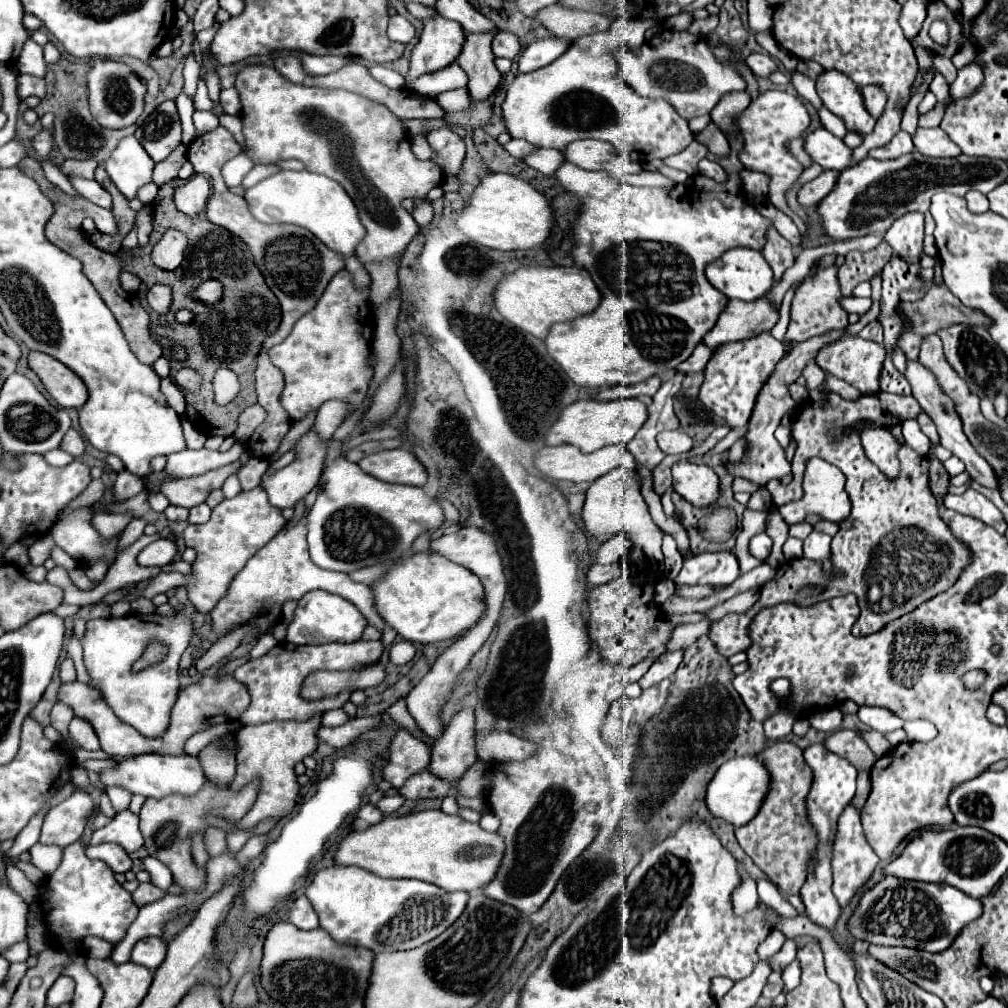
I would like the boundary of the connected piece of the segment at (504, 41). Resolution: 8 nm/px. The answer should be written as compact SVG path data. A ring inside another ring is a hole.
M497 32L497 36L493 38L493 54L495 56L513 60L519 54L519 50L521 50L519 40L511 32Z

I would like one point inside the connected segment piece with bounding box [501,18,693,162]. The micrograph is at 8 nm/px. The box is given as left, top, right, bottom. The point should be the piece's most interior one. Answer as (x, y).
(579, 95)

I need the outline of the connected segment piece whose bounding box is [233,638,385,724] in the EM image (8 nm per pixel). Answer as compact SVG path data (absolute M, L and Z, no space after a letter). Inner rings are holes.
M357 640L351 644L321 644L321 646L297 646L289 642L281 642L275 648L271 648L265 656L255 658L239 666L233 674L237 682L245 684L251 694L251 706L247 712L243 712L241 722L243 724L265 724L273 720L309 720L315 714L323 714L327 710L341 708L349 700L349 692L337 694L333 698L323 698L315 702L307 702L299 696L301 682L307 674L313 670L351 670L361 668L369 662L377 662L383 652L383 640Z

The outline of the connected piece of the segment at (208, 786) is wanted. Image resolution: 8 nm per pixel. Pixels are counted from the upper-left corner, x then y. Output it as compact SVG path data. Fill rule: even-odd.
M209 780L205 782L203 790L197 792L195 796L167 796L161 800L147 798L141 812L139 812L139 822L141 822L141 832L145 838L145 848L151 856L159 858L163 864L169 866L173 872L173 880L185 888L185 892L195 892L201 890L205 884L205 868L197 868L193 858L191 858L191 836L195 832L205 832L209 824L203 820L203 814L213 814L223 820L239 820L249 812L253 806L253 800L257 796L257 784L251 782L239 792L219 790L215 788Z

